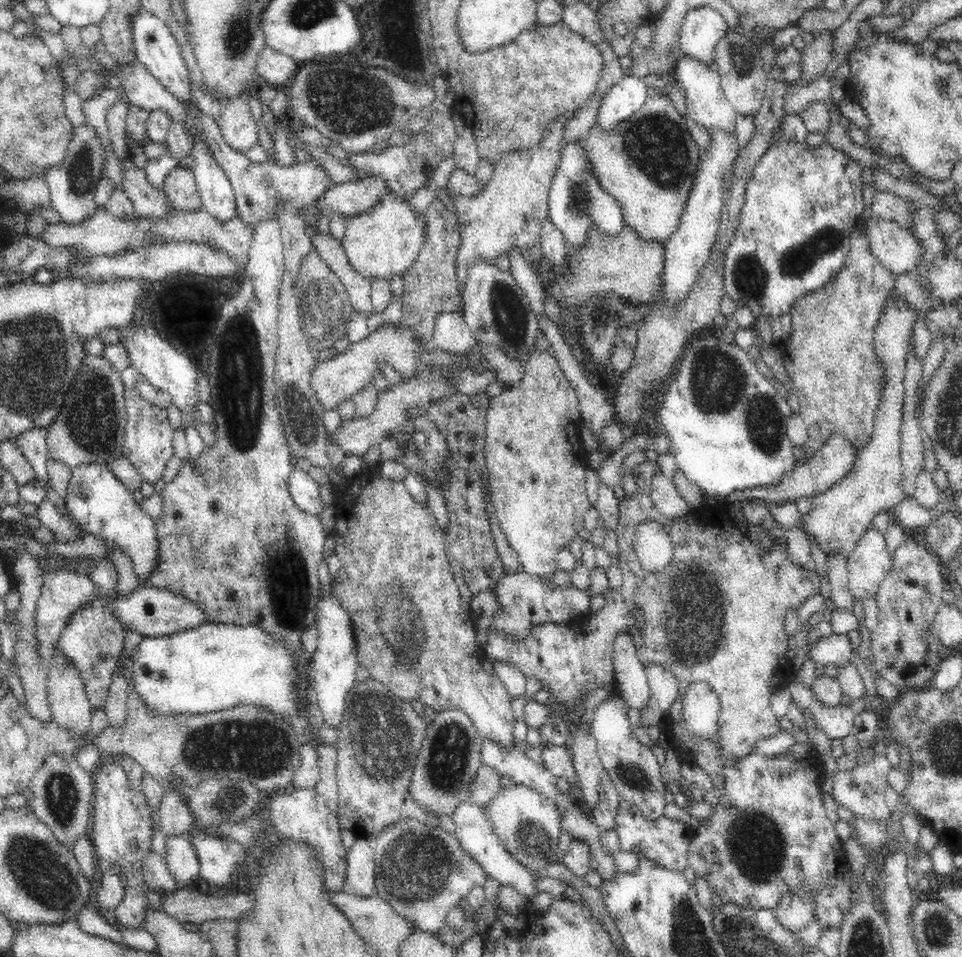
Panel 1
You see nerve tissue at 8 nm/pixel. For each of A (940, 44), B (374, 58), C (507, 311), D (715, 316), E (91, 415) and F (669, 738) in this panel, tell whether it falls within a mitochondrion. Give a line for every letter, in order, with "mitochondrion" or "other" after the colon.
A: other
B: other
C: mitochondrion
D: other
E: mitochondrion
F: other

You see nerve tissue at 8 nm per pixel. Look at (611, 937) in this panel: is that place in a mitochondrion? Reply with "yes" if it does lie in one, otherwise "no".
no

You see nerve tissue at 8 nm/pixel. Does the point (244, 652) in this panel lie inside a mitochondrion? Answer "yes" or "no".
no

